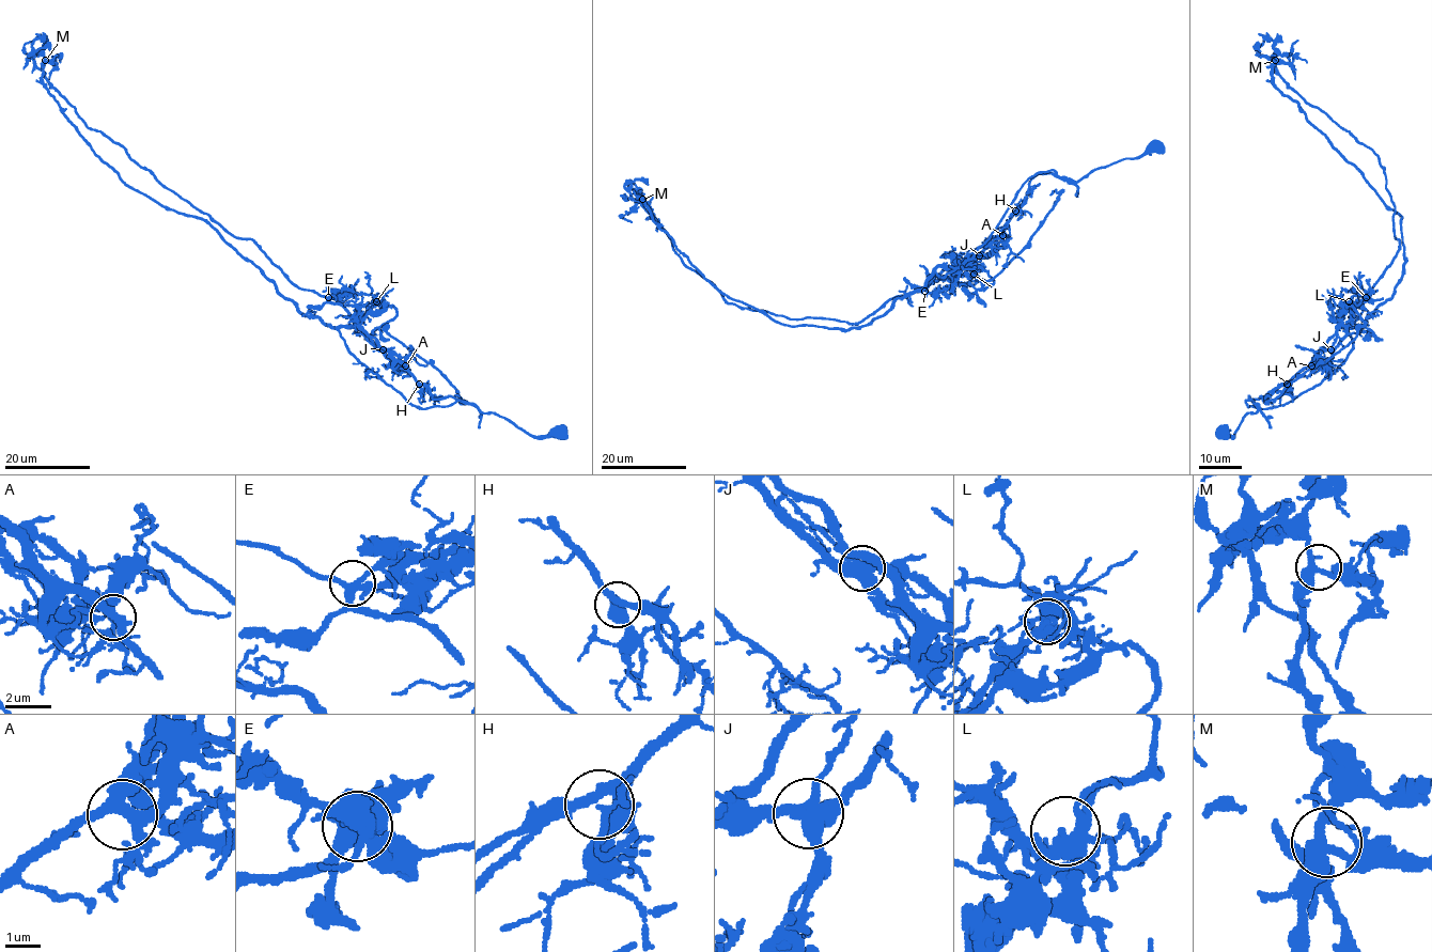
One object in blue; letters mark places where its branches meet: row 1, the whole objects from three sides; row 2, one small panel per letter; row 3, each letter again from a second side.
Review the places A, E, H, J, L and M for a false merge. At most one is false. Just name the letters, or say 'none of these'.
J

